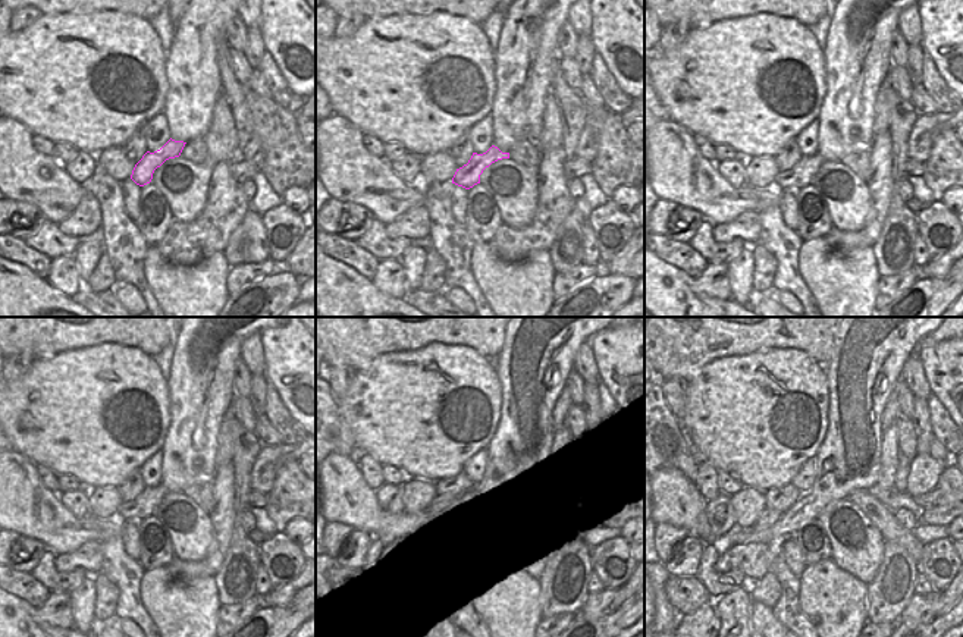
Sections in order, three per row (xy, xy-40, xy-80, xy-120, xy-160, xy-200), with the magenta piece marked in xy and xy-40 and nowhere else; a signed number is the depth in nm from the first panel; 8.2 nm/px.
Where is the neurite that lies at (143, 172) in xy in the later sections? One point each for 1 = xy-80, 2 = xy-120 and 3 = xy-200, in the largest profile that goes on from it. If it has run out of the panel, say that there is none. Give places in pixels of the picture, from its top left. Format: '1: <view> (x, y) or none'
1: xy-80 (799, 176)
2: xy-120 (144, 505)
3: xy-200 (768, 517)

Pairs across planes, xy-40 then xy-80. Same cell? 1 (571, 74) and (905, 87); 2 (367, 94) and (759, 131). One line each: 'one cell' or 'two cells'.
1: one cell
2: one cell

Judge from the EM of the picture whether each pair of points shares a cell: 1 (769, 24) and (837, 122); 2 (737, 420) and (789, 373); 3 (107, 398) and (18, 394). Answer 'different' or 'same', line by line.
1: different
2: same
3: same

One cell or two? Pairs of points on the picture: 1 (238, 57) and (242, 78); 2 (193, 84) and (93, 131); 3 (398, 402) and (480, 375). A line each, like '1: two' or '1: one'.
1: one
2: two
3: one

